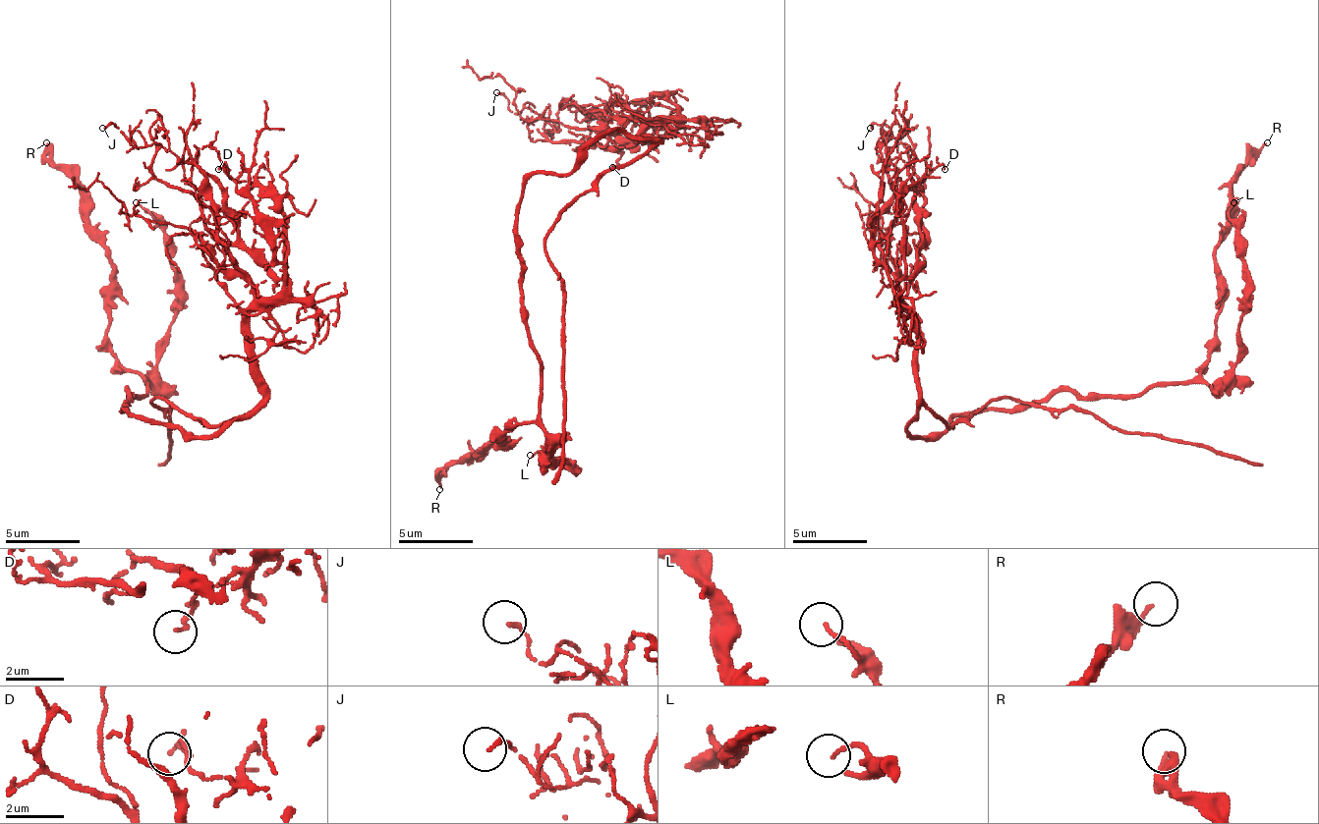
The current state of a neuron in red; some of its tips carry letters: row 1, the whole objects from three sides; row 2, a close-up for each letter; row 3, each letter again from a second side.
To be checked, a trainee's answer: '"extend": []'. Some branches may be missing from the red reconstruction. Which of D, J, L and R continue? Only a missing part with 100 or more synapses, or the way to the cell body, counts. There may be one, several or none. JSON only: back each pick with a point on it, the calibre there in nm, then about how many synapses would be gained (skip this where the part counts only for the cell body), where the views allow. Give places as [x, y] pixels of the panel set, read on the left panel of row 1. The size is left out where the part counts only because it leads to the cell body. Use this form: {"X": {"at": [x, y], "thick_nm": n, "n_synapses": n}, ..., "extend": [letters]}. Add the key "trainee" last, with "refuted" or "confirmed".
{"extend": [], "trainee": "confirmed"}

